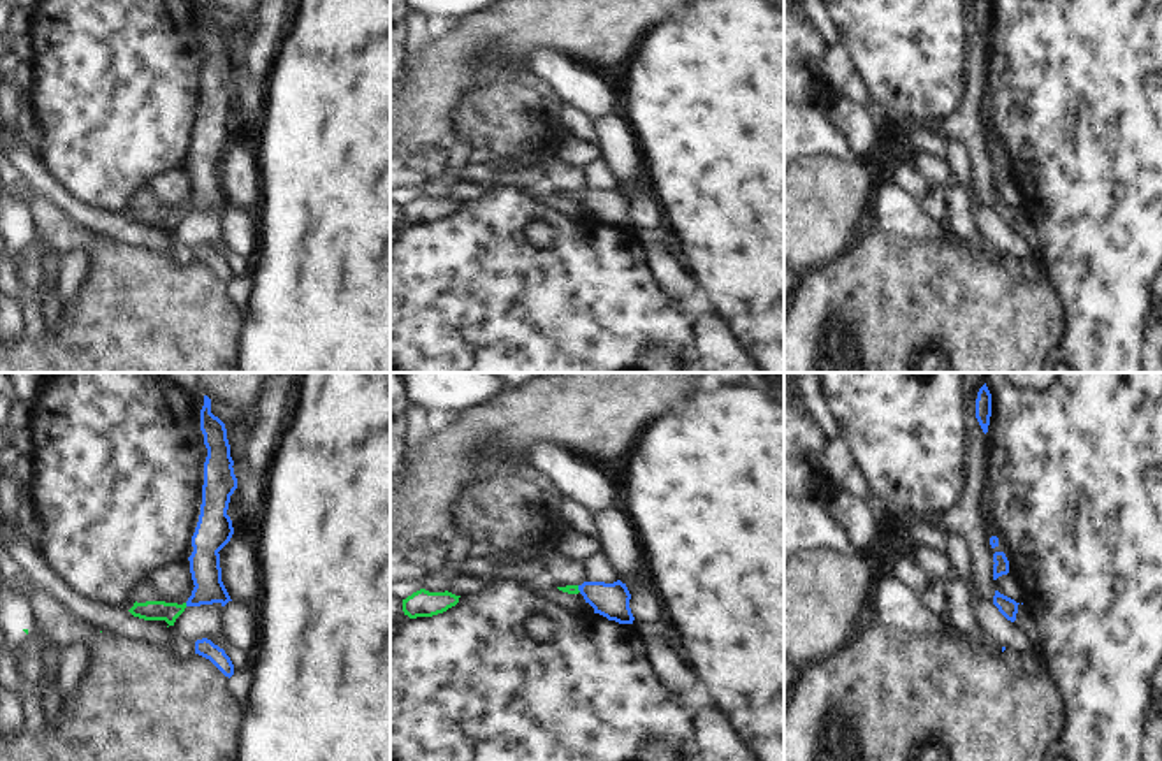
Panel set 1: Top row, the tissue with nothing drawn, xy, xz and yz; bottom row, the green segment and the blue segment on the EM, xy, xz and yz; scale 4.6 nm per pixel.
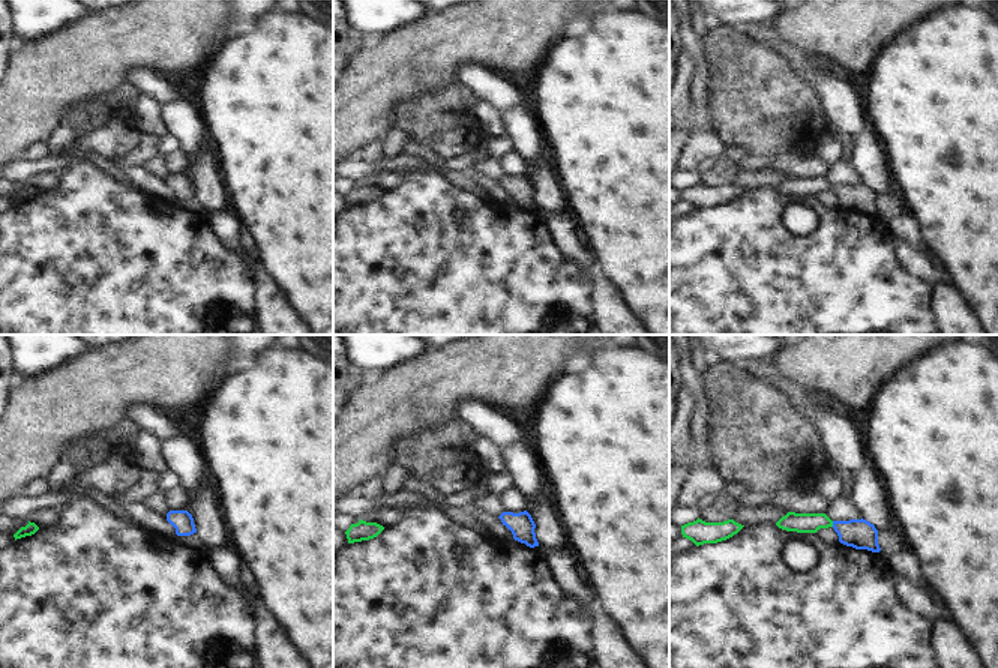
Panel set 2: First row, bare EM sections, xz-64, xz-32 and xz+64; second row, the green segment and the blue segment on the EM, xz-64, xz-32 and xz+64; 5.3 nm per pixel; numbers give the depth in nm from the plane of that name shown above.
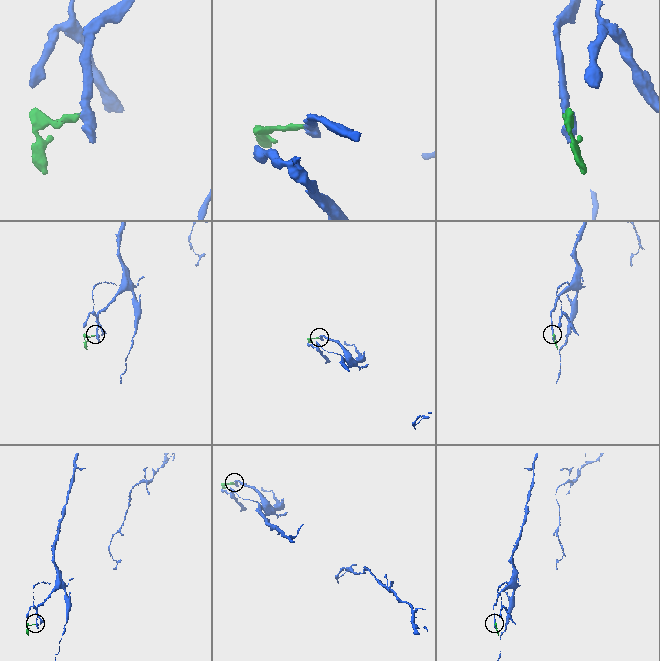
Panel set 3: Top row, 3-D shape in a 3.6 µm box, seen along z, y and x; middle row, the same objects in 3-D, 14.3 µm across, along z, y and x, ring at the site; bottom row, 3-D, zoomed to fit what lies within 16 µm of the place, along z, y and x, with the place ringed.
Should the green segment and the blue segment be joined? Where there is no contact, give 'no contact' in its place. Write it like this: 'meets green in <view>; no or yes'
meets green in xz; yes

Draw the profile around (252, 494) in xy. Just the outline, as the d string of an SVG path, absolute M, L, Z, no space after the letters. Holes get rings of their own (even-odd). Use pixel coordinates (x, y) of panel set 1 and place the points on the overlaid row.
M239 417L230 431L230 457L234 460L234 475L237 478L237 490L241 501L241 529L246 540L260 552L260 531L265 518L265 485L262 485L250 471L244 457L244 445L248 439L250 427L243 417Z

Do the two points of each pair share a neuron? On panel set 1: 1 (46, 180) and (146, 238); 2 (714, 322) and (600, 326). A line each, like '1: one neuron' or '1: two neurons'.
1: one neuron
2: two neurons

